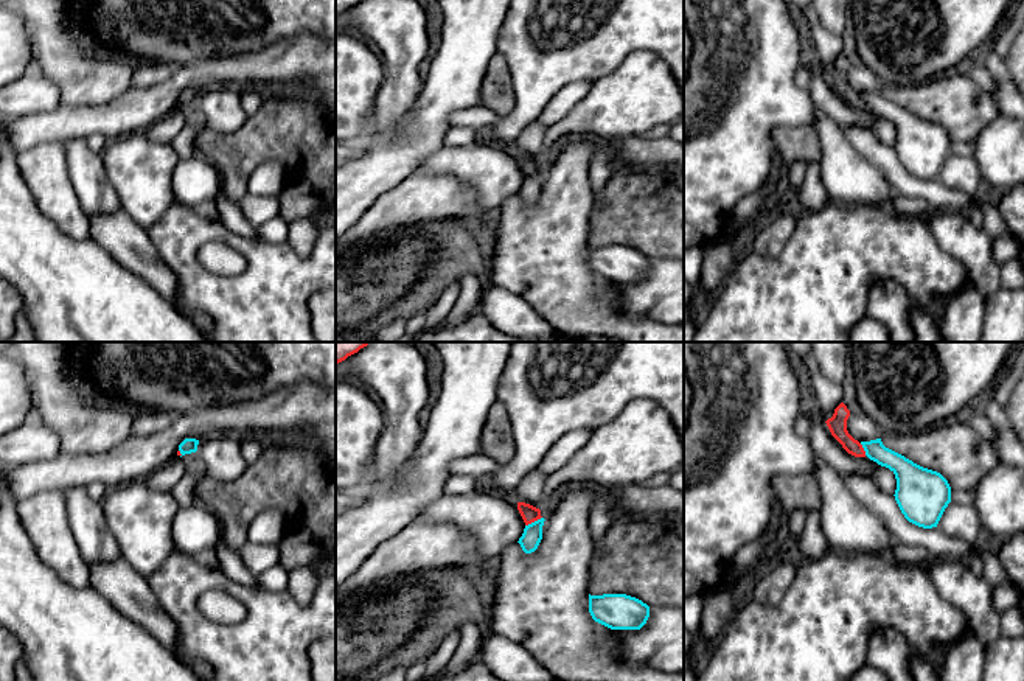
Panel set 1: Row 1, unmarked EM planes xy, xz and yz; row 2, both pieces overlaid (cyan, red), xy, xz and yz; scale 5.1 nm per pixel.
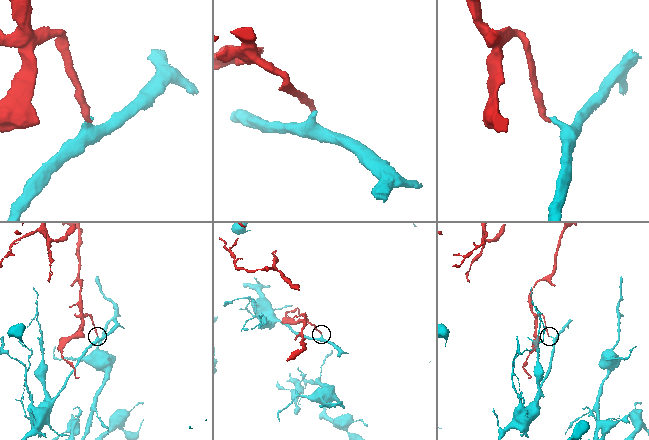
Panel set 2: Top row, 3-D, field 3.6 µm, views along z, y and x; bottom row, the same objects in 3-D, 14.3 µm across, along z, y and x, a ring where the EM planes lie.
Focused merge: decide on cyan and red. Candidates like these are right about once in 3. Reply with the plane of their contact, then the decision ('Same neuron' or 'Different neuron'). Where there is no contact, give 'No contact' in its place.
Touches cyan in xz. Different neuron

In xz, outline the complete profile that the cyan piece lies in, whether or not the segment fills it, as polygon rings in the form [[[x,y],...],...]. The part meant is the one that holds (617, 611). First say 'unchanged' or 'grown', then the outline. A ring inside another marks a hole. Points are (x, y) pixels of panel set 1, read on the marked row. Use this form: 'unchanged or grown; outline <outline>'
unchanged; outline [[[589,594],[589,613],[611,630],[640,630],[650,617],[650,606],[626,594]]]

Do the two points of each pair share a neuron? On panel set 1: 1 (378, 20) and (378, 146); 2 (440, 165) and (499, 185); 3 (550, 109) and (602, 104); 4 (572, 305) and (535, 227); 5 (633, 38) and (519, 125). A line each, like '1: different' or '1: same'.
1: different
2: same
3: different
4: same
5: same

